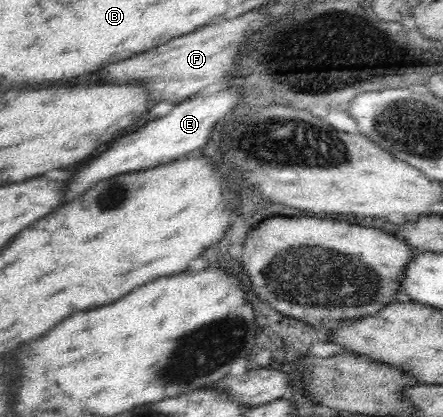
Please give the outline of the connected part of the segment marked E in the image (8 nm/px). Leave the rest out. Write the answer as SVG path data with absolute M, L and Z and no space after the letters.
M222 90L216 94L200 94L200 98L196 100L188 100L178 104L168 116L158 118L148 122L146 126L142 126L138 132L132 132L128 136L118 138L104 154L96 156L94 160L90 160L84 168L80 168L66 184L64 188L64 204L72 202L76 196L84 194L86 190L90 190L96 182L100 180L108 180L114 176L142 172L148 168L156 168L156 164L168 164L176 158L186 156L188 152L194 152L198 148L204 146L204 142L210 138L210 132L214 128L214 124L218 120L222 120L224 116L228 116L228 112L234 110L234 106L240 102L234 90Z

